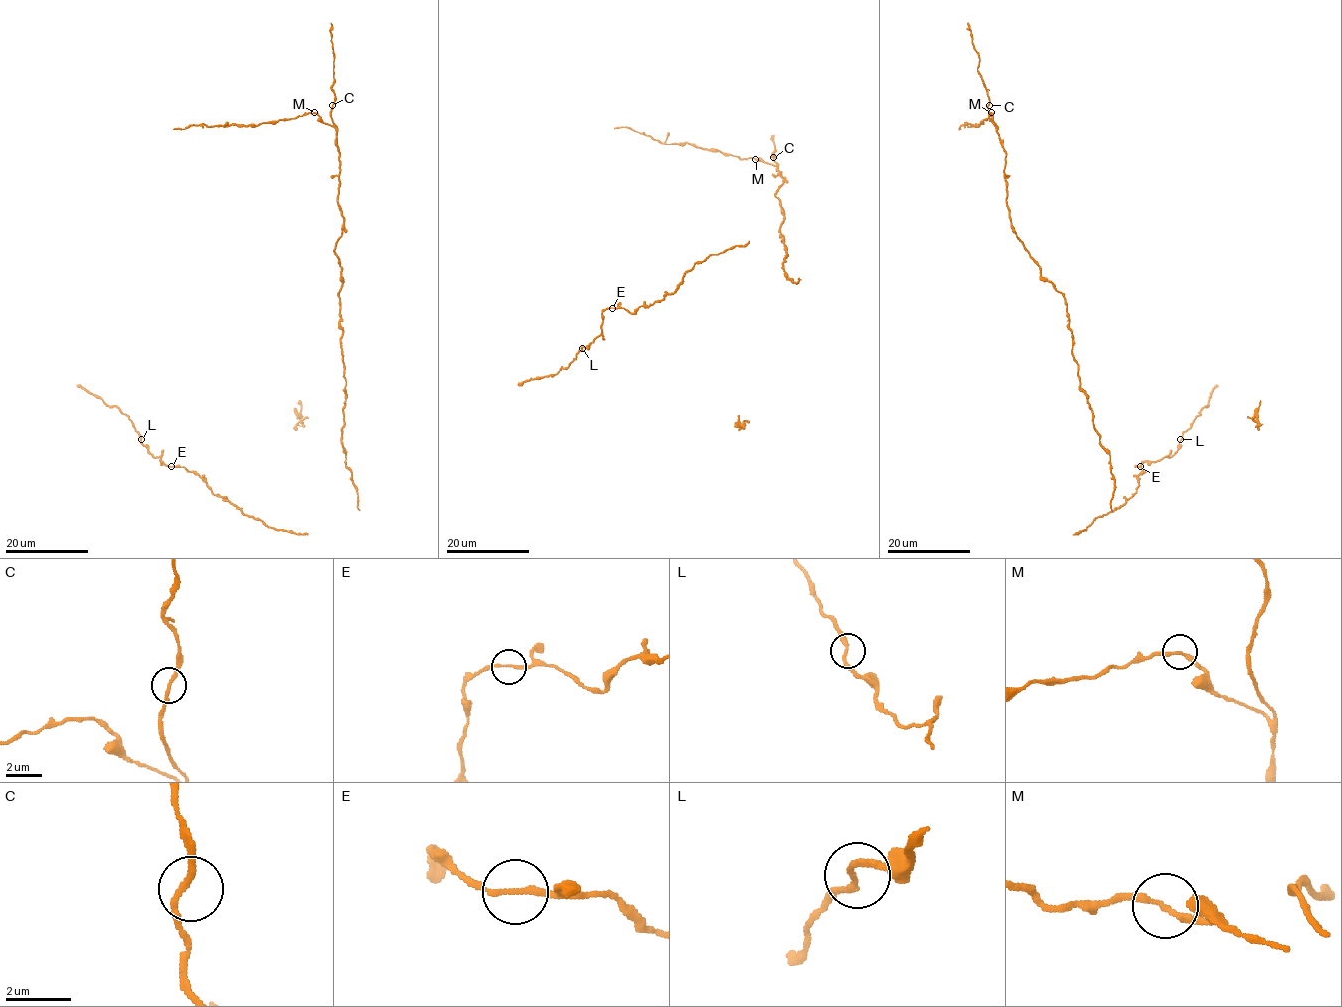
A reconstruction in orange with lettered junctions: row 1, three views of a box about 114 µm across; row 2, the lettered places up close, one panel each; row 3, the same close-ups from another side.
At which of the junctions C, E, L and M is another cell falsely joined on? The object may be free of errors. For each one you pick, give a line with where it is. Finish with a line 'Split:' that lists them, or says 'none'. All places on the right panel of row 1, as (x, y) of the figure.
Split: none

